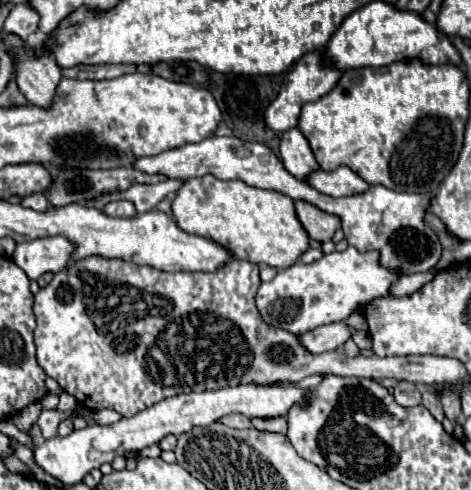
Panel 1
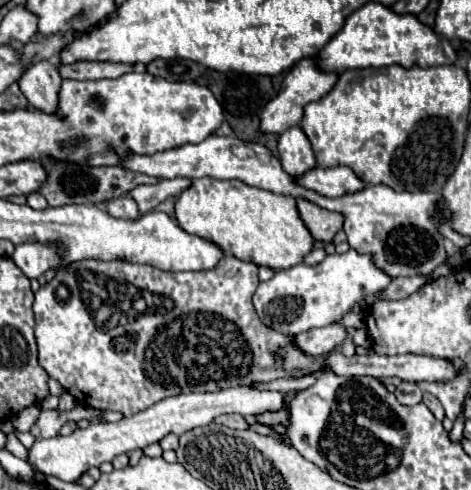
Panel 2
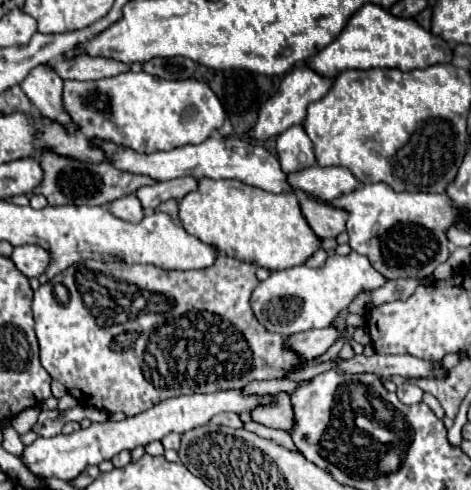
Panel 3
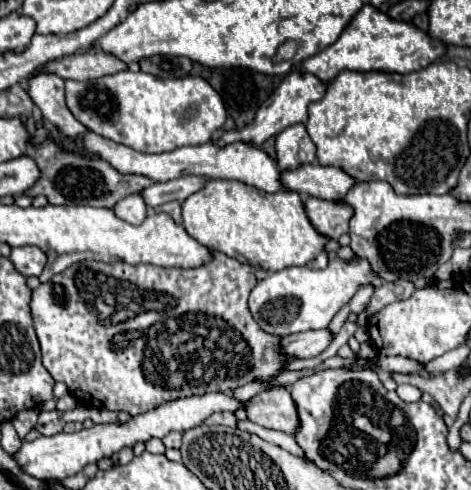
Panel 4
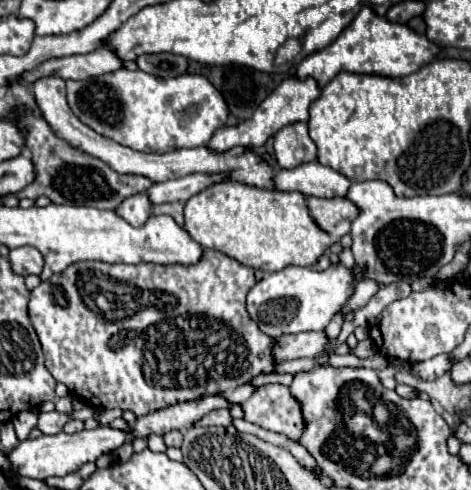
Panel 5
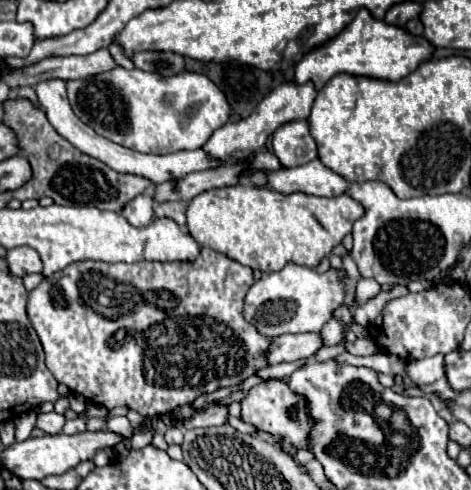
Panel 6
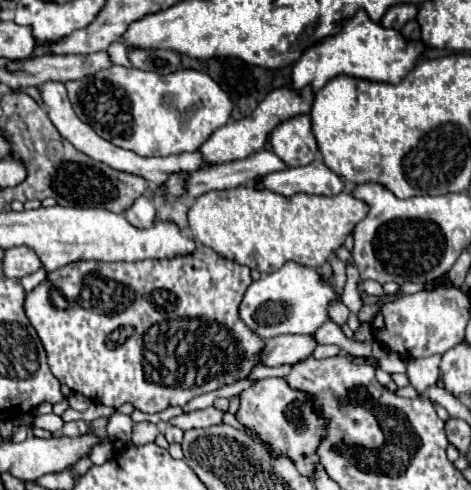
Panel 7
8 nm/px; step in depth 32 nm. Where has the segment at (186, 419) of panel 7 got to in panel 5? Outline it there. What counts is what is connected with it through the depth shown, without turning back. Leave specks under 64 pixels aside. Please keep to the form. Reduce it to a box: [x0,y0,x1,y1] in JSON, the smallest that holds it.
[200,410,232,426]

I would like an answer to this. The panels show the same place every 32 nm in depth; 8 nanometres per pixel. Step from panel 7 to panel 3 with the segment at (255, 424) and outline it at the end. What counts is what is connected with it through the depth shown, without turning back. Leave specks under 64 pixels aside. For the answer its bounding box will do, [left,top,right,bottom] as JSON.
[252,394,292,430]

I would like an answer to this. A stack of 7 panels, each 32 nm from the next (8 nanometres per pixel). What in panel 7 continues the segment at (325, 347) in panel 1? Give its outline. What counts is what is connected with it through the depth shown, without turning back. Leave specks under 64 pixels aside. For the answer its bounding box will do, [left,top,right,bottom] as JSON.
[260,334,318,366]

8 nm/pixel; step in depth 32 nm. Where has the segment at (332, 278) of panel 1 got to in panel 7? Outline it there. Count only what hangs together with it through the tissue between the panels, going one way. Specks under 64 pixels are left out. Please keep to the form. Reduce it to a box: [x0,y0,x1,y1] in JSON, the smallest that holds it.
[240,262,342,338]

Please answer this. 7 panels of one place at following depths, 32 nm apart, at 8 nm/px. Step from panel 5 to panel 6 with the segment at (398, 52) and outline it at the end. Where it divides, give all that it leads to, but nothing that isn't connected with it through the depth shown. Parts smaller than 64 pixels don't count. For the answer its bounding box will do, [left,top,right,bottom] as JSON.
[294,8,436,90]

